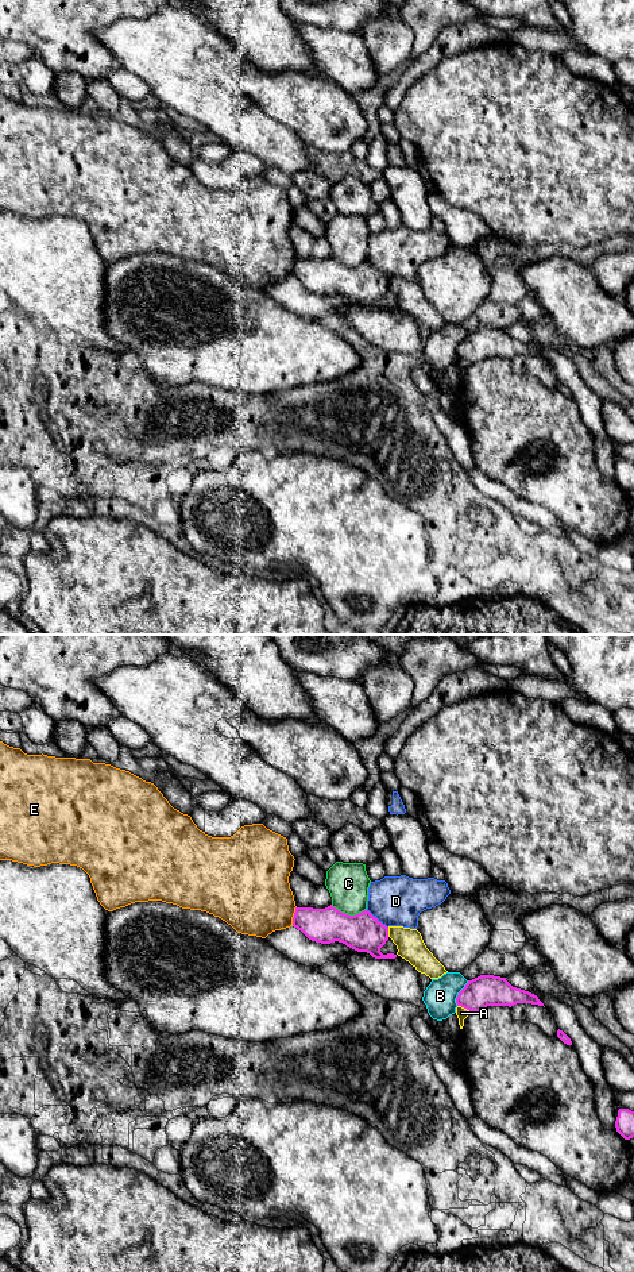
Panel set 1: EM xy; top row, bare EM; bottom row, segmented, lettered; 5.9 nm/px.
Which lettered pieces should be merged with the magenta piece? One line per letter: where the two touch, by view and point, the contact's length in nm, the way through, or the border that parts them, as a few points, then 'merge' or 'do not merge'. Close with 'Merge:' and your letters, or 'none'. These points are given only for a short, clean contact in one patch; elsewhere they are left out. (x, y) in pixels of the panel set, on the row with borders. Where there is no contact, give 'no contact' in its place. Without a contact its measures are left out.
A: meets magenta in xy at (464, 1008); contact 100 nm long; do not merge
B: meets magenta in xy at (459, 993); contact 170 nm long; border along xy (468, 981), (459, 993), (456, 1005); do not merge
C: meets magenta in xy at (348, 914); contact 220 nm long; do not merge
D: meets magenta in xy at (377, 918); contact 170 nm long; do not merge
E: meets magenta in xy at (294, 916); contact 120 nm long; border along xy (296, 906), (292, 925); do not merge
Merge: none

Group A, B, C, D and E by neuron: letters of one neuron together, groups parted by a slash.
A / B D / C / E

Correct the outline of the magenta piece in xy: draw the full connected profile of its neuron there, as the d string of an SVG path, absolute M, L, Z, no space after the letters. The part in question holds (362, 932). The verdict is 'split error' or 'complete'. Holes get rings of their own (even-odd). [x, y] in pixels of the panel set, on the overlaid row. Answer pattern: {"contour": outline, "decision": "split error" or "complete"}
{"contour": "M332 905L325 909L295 907L293 926L316 943L339 941L375 959L397 957L394 953L380 952L388 940L388 928L367 910L349 916Z", "decision": "complete"}

